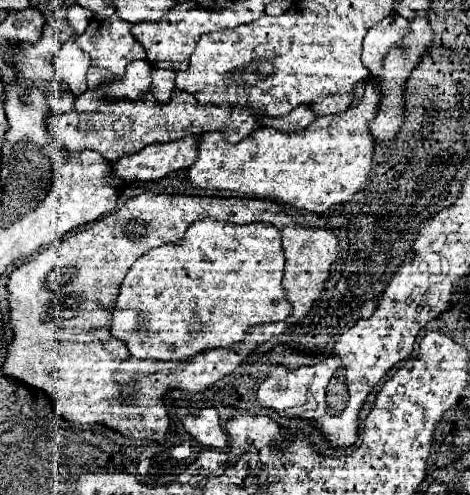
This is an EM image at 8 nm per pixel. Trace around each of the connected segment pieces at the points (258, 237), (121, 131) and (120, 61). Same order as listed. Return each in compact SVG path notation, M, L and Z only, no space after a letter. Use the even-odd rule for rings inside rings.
M205 219L205 221L197 221L193 223L183 241L179 245L161 245L157 249L151 249L147 255L143 255L127 273L127 277L121 283L119 289L119 297L117 297L117 305L113 309L111 315L111 333L113 337L117 337L119 341L123 341L129 349L129 353L137 359L161 359L161 361L177 361L181 357L191 357L197 355L201 351L207 349L215 349L215 347L231 347L239 341L245 341L247 329L255 327L255 325L263 325L263 323L279 323L285 321L291 313L291 305L285 297L285 289L283 289L283 267L285 267L285 255L283 255L283 247L281 247L281 233L267 223L249 223L249 225L233 225L233 223L223 223L223 221L215 221L215 219ZM145 313L147 319L147 329L145 333L139 327L139 315Z
M175 89L171 93L169 103L165 105L157 103L153 93L147 91L135 101L121 99L121 101L107 103L97 111L85 111L85 113L71 111L65 115L51 117L47 129L67 151L81 153L85 149L91 149L91 151L101 153L109 161L117 161L121 157L141 151L145 145L169 143L175 139L183 139L187 135L199 135L199 133L209 133L209 131L219 131L231 143L237 143L249 137L249 133L261 129L263 127L261 121L263 121L263 115L251 115L249 111L201 105L191 93Z
M117 13L105 21L91 21L87 31L77 37L77 45L91 57L91 63L97 67L107 69L113 77L123 77L125 67L137 59L145 59L145 49L141 43L131 35L131 23L117 17Z

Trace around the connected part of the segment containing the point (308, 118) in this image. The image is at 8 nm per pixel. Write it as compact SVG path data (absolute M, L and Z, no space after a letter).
M299 105L297 109L293 109L285 117L265 117L263 125L291 133L291 131L303 131L305 127L311 125L313 119L315 119L315 113L311 111L311 107L309 105Z

